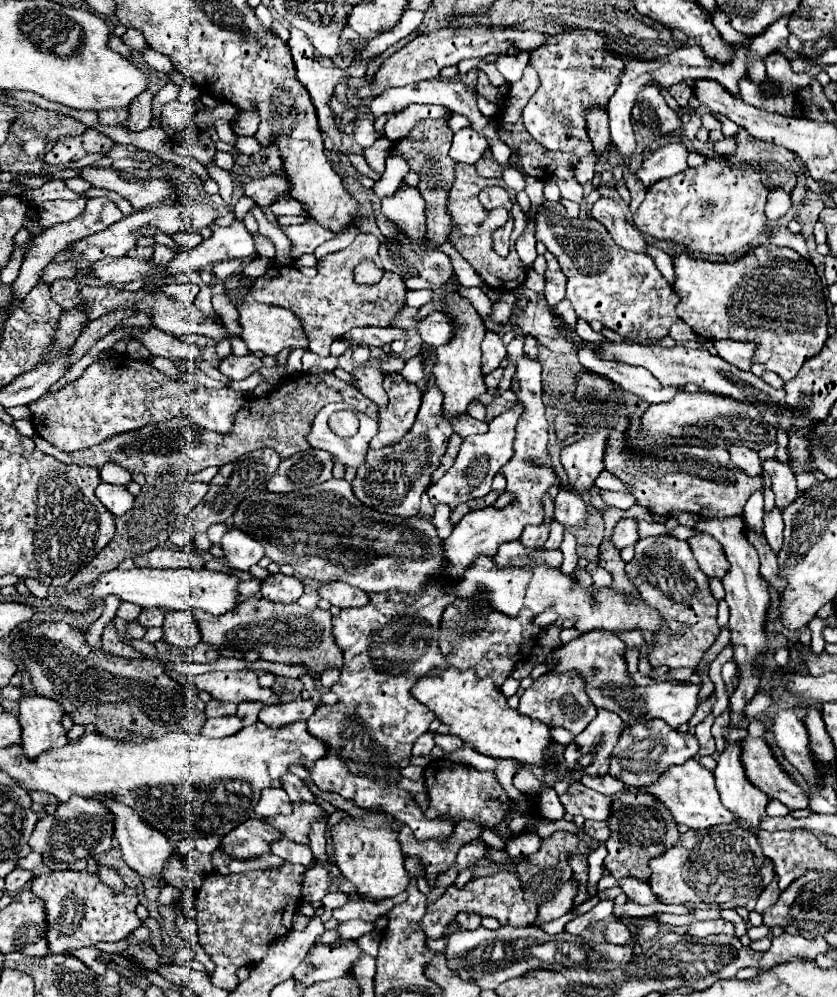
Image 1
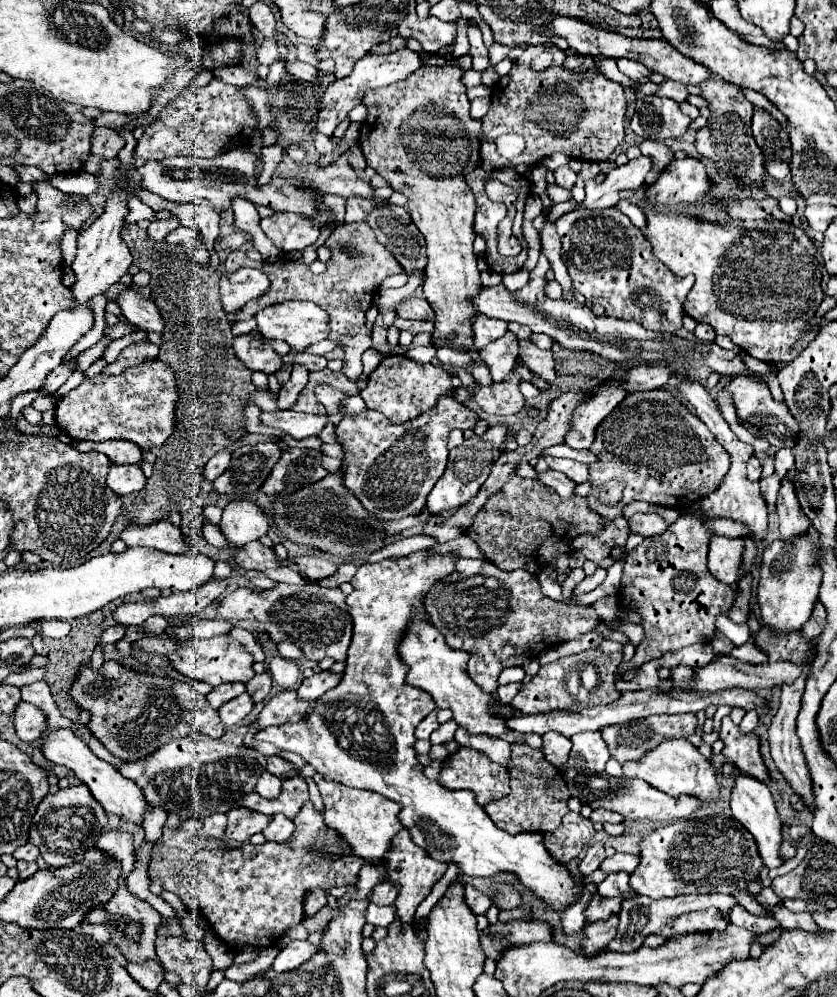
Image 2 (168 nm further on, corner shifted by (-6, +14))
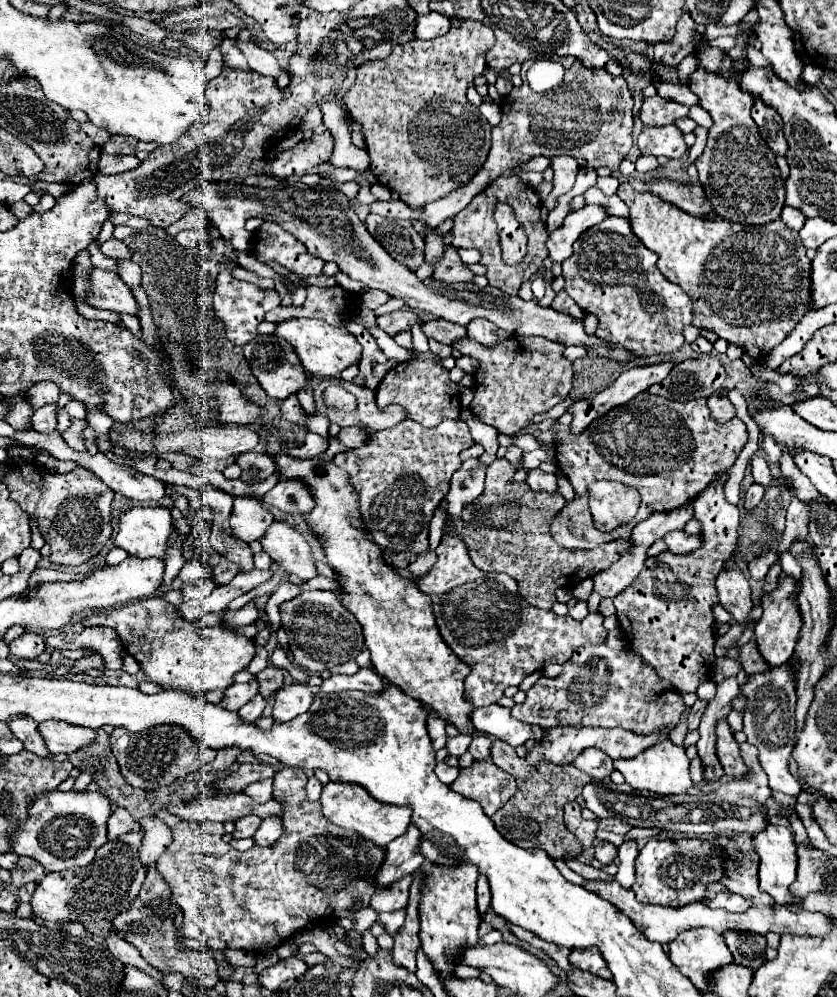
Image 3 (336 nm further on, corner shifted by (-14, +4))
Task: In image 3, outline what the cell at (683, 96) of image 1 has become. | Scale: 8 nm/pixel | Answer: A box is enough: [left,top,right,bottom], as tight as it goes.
[640,96,690,126]

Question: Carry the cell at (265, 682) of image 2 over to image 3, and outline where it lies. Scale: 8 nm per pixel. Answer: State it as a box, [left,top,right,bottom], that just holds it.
[258,664,282,698]

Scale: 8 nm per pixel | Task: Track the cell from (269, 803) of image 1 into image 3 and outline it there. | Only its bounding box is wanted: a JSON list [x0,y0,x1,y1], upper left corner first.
[244,778,274,802]

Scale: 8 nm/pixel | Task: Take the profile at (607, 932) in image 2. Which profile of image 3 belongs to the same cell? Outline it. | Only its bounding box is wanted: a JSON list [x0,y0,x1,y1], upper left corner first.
[570,948,610,978]

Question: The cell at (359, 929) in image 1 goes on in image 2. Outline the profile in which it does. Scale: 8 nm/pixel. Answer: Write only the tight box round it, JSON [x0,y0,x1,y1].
[366,904,396,926]

